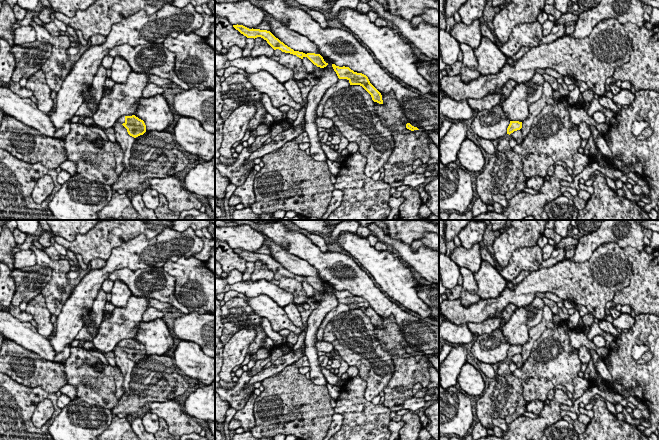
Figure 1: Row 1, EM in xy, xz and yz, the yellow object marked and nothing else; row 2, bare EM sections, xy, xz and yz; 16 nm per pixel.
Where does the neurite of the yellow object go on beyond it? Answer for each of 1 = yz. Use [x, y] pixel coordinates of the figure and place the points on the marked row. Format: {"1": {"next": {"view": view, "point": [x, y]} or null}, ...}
{"1": {"next": null}}

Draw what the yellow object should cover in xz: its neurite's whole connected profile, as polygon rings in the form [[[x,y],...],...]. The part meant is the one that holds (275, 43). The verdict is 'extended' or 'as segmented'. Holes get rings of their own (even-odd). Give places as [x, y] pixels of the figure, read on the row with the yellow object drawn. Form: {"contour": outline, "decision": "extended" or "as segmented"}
{"contour": [[[233,25],[233,27],[238,30],[241,34],[246,36],[247,38],[257,38],[261,37],[264,40],[267,41],[267,43],[274,49],[279,49],[282,52],[290,53],[293,55],[296,55],[297,57],[303,59],[304,57],[307,57],[314,65],[320,68],[324,68],[328,65],[323,59],[323,57],[320,54],[315,53],[303,53],[299,51],[294,51],[287,45],[285,45],[283,42],[281,42],[278,38],[276,38],[270,31],[267,30],[260,30],[260,29],[249,29],[243,25]]], "decision": "as segmented"}

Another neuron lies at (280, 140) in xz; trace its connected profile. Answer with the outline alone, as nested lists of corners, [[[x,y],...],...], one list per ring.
[[[305,118],[302,125],[299,125],[297,127],[293,126],[290,129],[281,132],[276,137],[274,137],[269,144],[262,145],[259,149],[252,152],[245,163],[254,161],[255,159],[261,159],[264,155],[278,150],[279,148],[283,147],[287,142],[294,140],[303,132],[305,132]]]

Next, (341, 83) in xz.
[[[339,79],[336,84],[329,87],[325,94],[322,96],[321,101],[318,105],[316,110],[317,117],[323,117],[323,110],[324,105],[326,104],[327,100],[338,90],[349,87],[350,83],[345,79]]]

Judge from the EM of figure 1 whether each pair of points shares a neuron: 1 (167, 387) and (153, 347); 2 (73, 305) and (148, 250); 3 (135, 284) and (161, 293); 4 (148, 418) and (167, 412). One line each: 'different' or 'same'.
1: different
2: same
3: same
4: different

